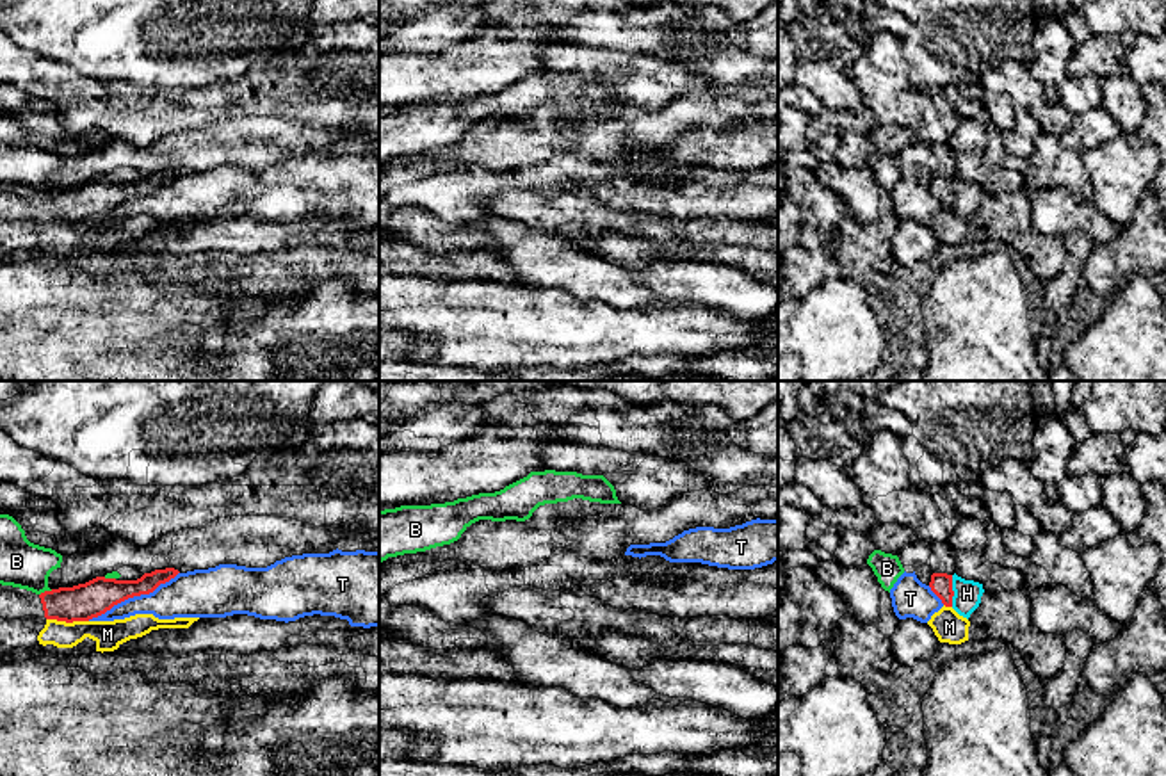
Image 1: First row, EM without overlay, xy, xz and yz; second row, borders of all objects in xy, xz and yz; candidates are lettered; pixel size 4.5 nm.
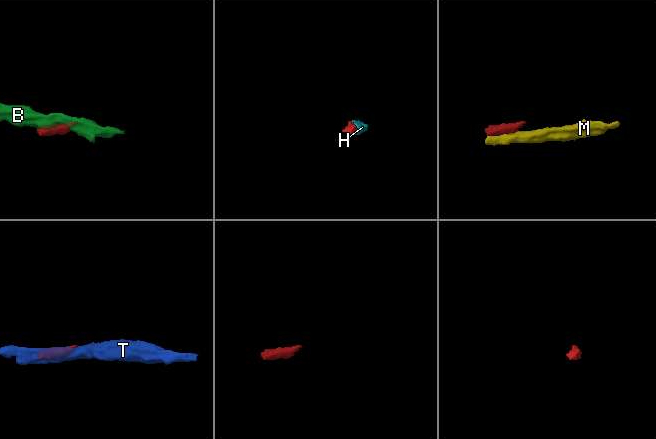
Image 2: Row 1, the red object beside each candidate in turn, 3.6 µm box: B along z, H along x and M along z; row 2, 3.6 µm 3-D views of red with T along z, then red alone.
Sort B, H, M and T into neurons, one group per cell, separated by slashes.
B / H / M / T

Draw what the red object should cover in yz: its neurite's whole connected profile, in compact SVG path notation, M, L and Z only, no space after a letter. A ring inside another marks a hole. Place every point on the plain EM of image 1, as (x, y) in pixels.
M933 174L929 189L945 208L952 208L960 217L967 221L979 208L981 198L984 194L983 185L965 182L956 174Z

